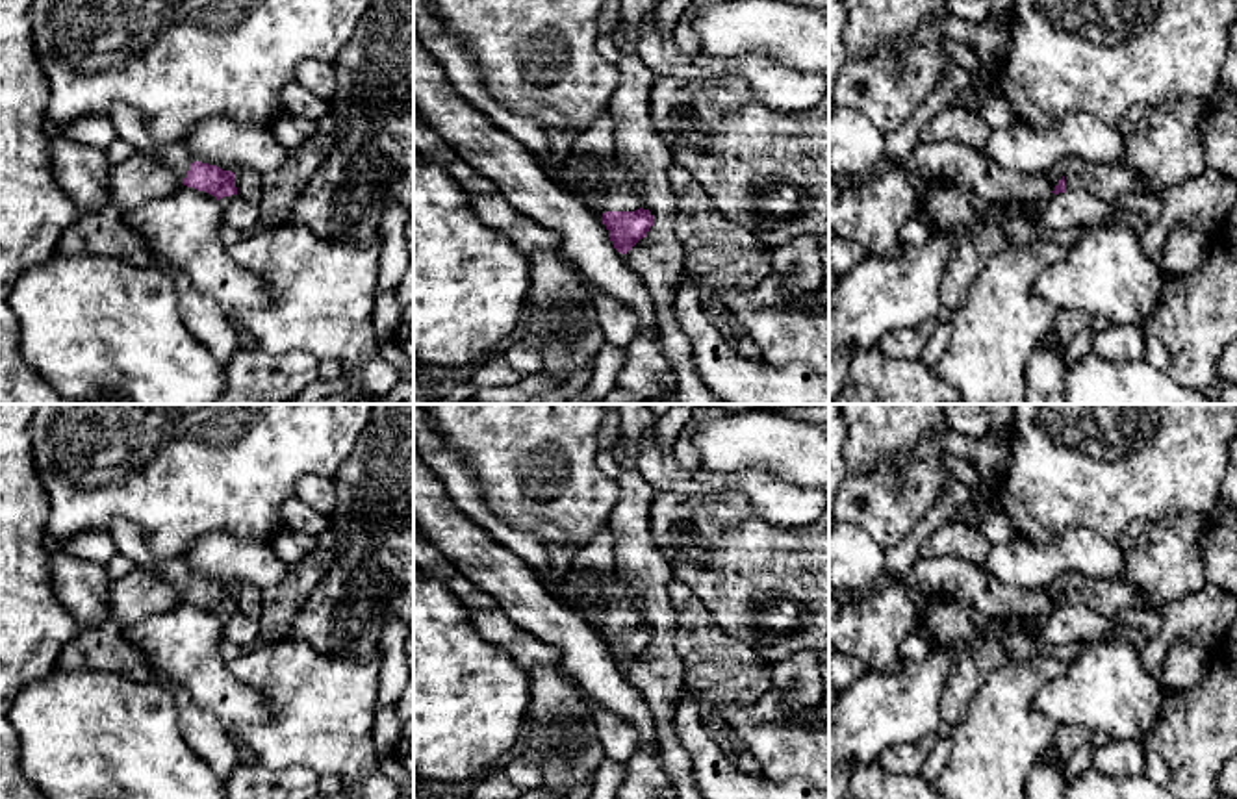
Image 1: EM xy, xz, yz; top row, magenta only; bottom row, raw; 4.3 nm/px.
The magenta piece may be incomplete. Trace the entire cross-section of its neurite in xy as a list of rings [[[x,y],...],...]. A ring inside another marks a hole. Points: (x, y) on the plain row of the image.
[[[184,556],[154,562],[152,565],[184,601],[210,608],[217,615],[237,610],[234,588],[195,577]]]

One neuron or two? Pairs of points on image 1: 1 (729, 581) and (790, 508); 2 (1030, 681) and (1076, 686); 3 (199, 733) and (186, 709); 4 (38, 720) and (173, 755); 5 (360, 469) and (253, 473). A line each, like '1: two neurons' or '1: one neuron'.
1: two neurons
2: two neurons
3: one neuron
4: one neuron
5: two neurons

